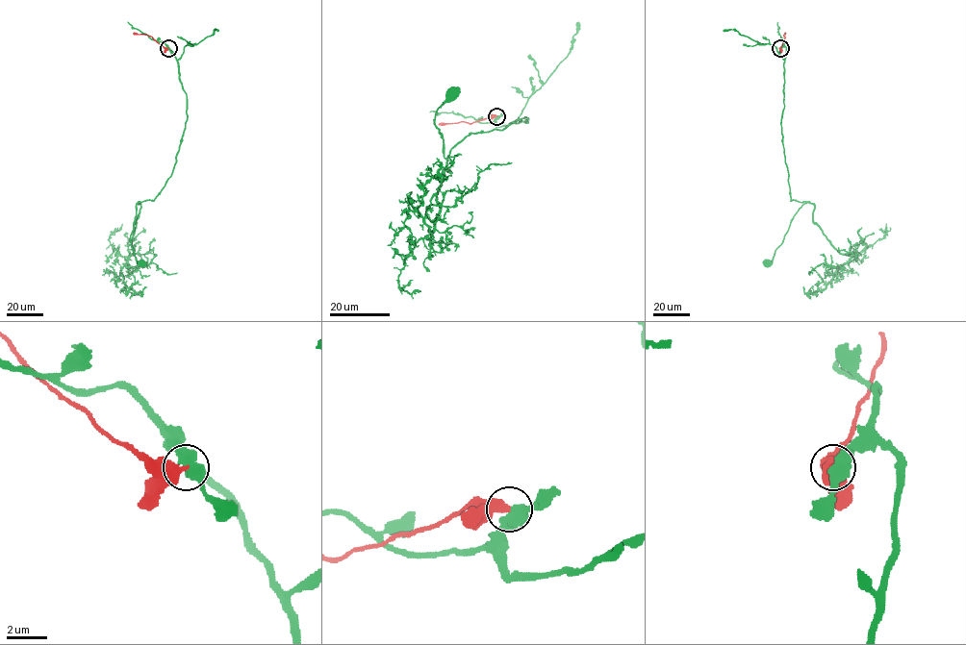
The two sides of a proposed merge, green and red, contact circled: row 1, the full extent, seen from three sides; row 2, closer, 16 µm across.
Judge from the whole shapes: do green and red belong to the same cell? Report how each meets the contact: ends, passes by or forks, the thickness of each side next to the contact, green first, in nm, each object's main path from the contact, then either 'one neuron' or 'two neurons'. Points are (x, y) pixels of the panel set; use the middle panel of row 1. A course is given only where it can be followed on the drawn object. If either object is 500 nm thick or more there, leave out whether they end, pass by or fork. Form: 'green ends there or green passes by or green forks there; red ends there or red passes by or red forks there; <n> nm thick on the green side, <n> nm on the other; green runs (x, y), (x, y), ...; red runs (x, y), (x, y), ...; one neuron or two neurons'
600 nm thick on the green side, 460 nm on the other; green runs (496, 116), (496, 126), (528, 119), (503, 130), (469, 134), (444, 158), (434, 116), (451, 95); red runs (496, 116), (469, 123), (439, 124); two neurons

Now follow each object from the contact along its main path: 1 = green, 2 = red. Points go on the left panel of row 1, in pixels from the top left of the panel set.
1: (167, 48), (177, 62), (187, 118), (172, 174), (153, 200), (136, 205), (131, 245), (140, 262)
2: (167, 48), (150, 36), (133, 33)

